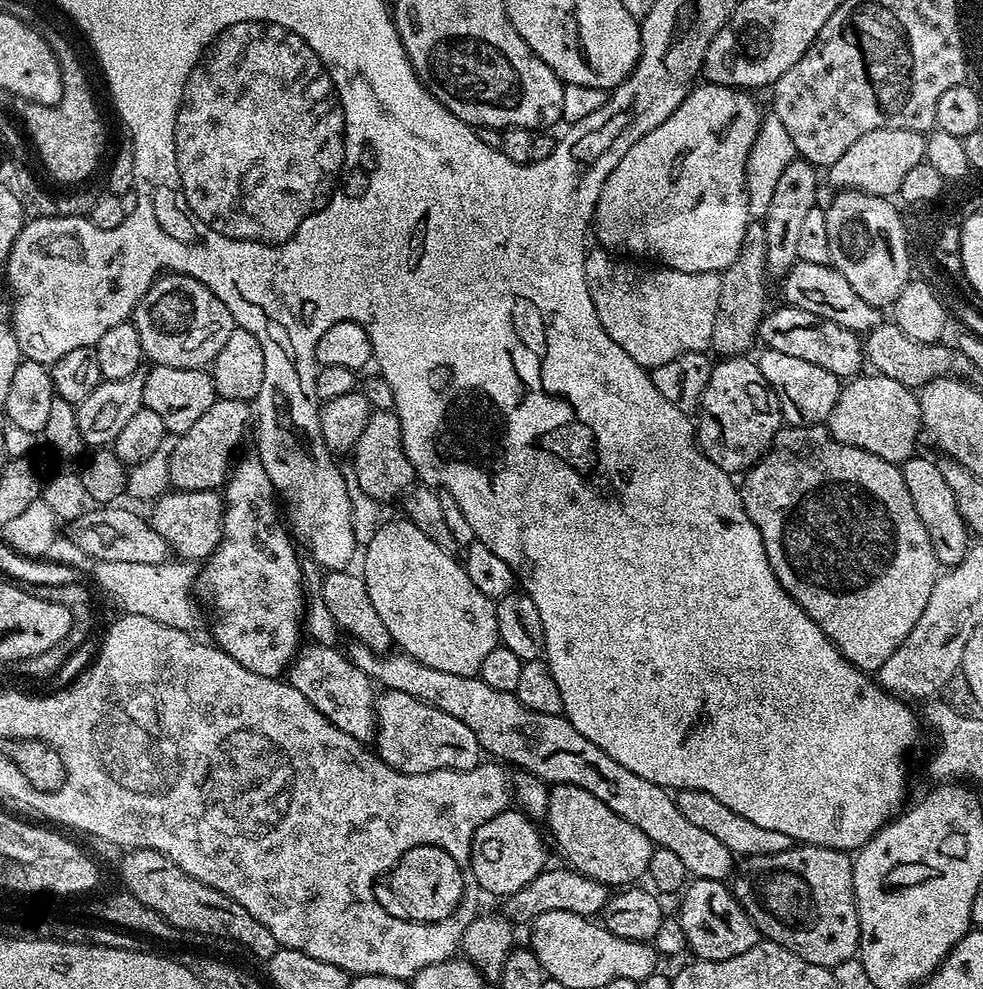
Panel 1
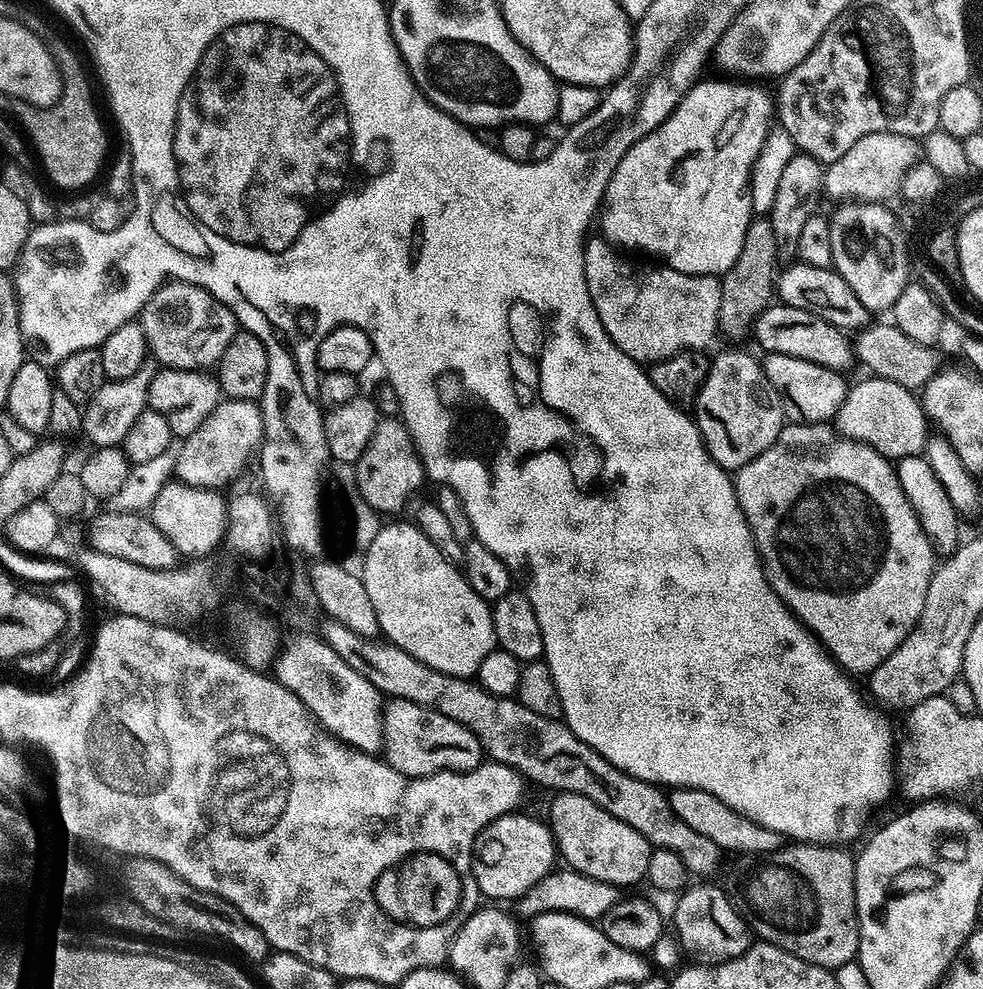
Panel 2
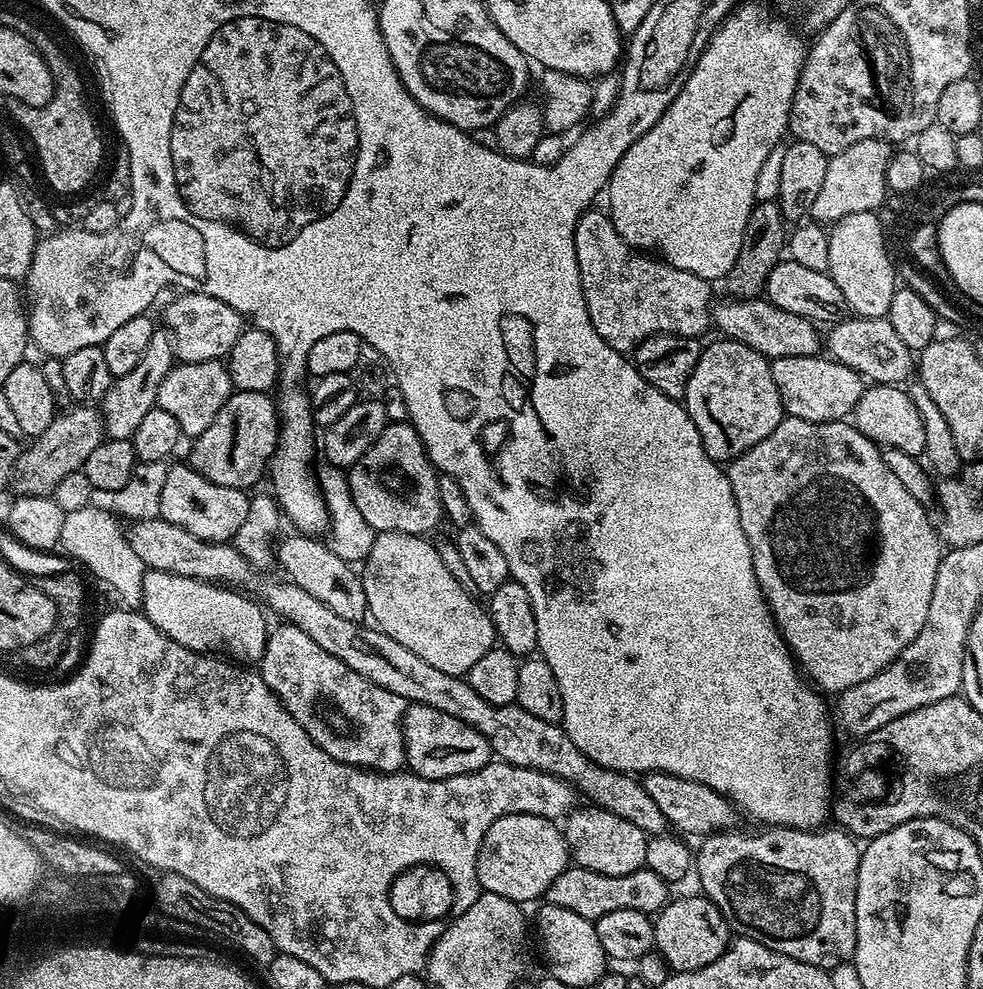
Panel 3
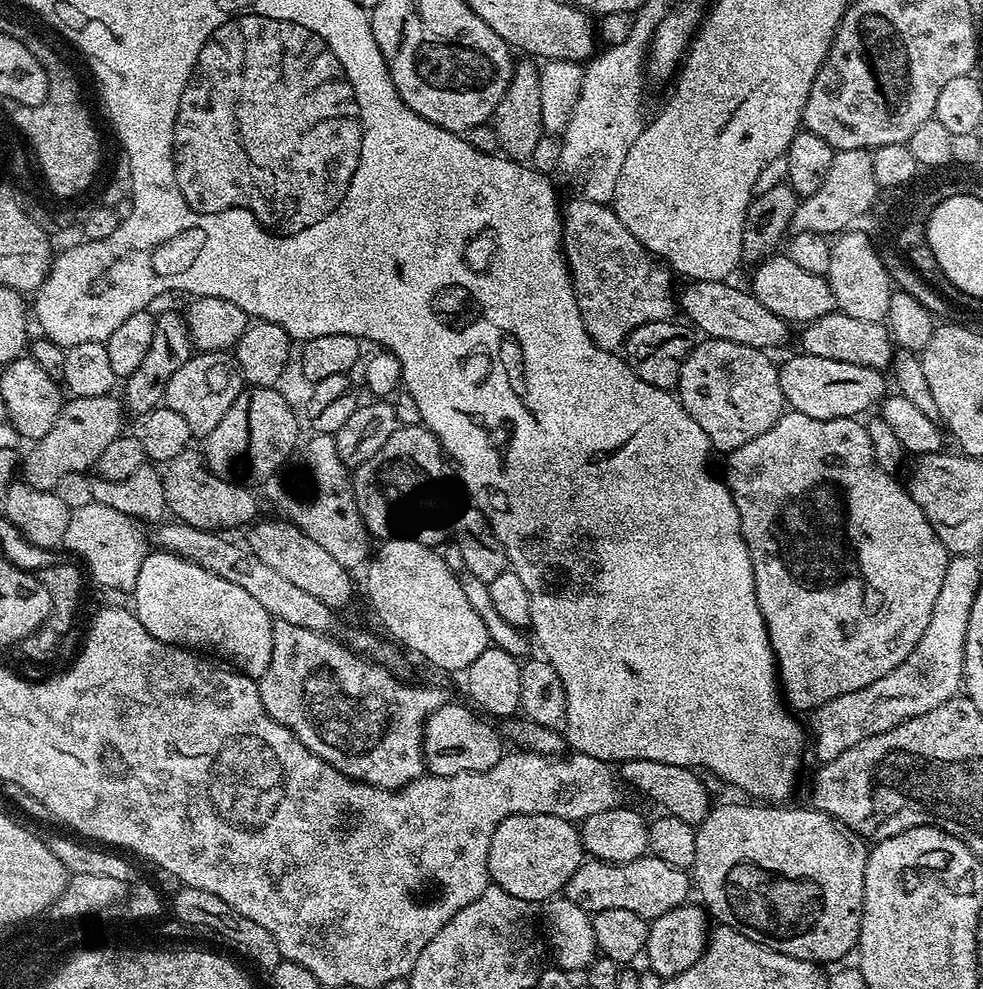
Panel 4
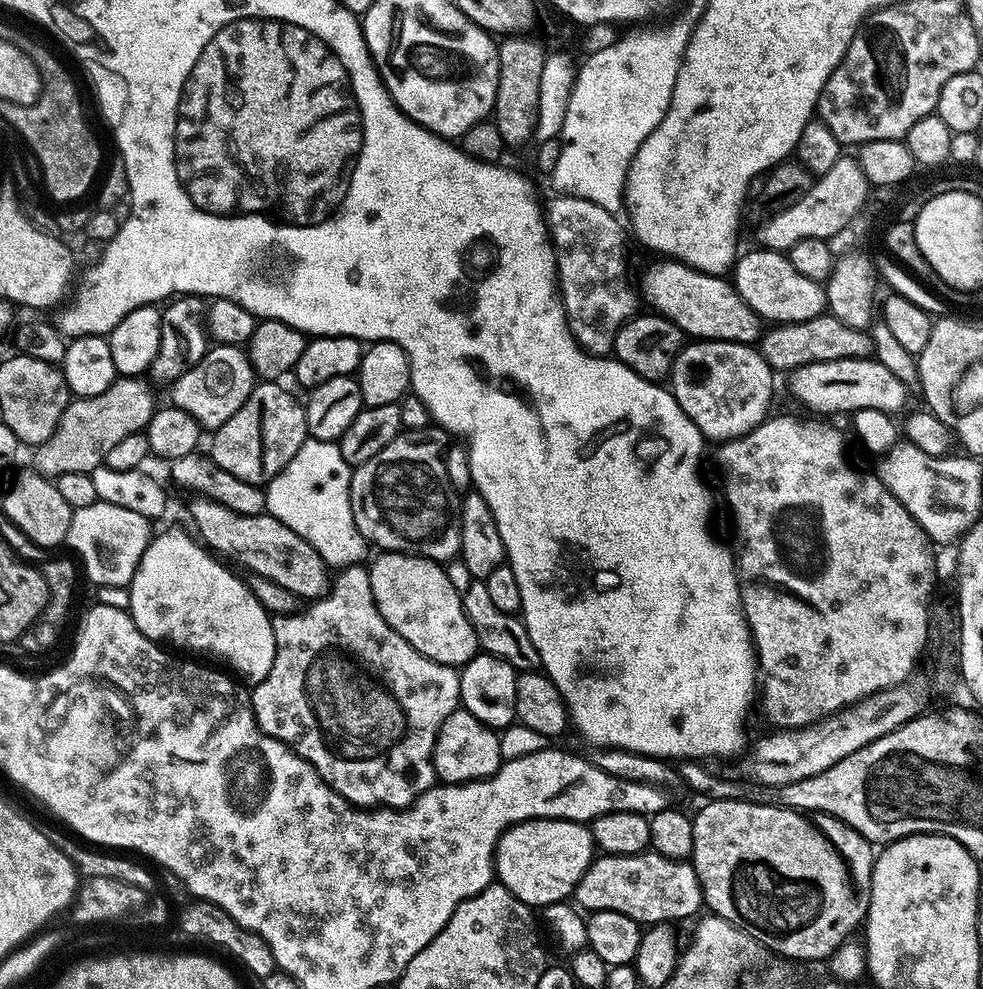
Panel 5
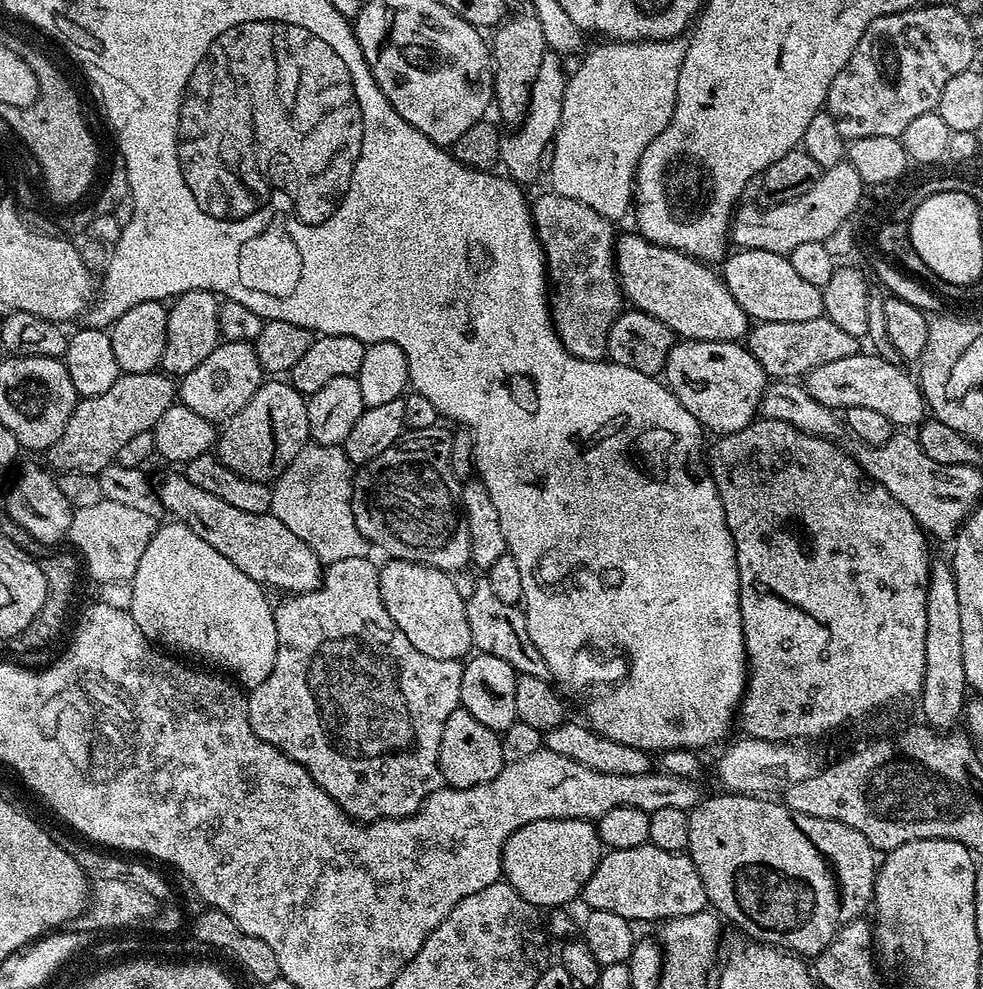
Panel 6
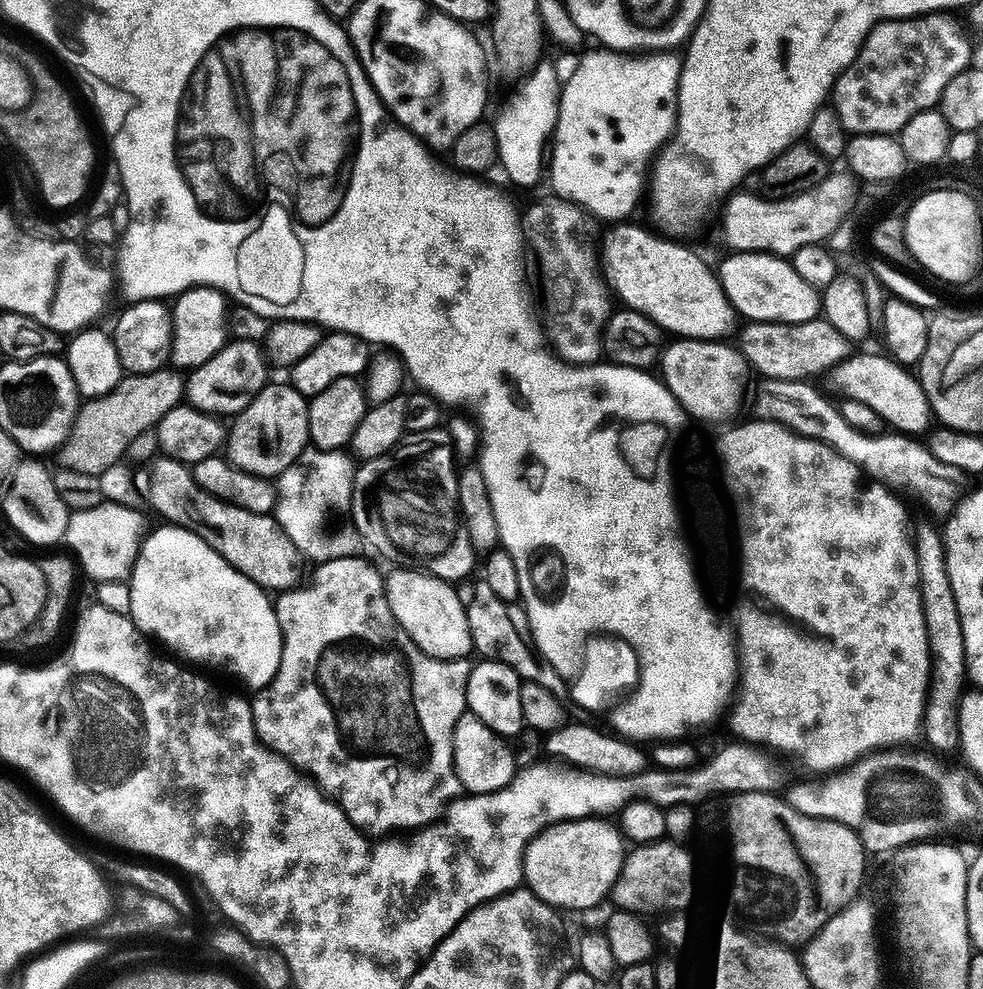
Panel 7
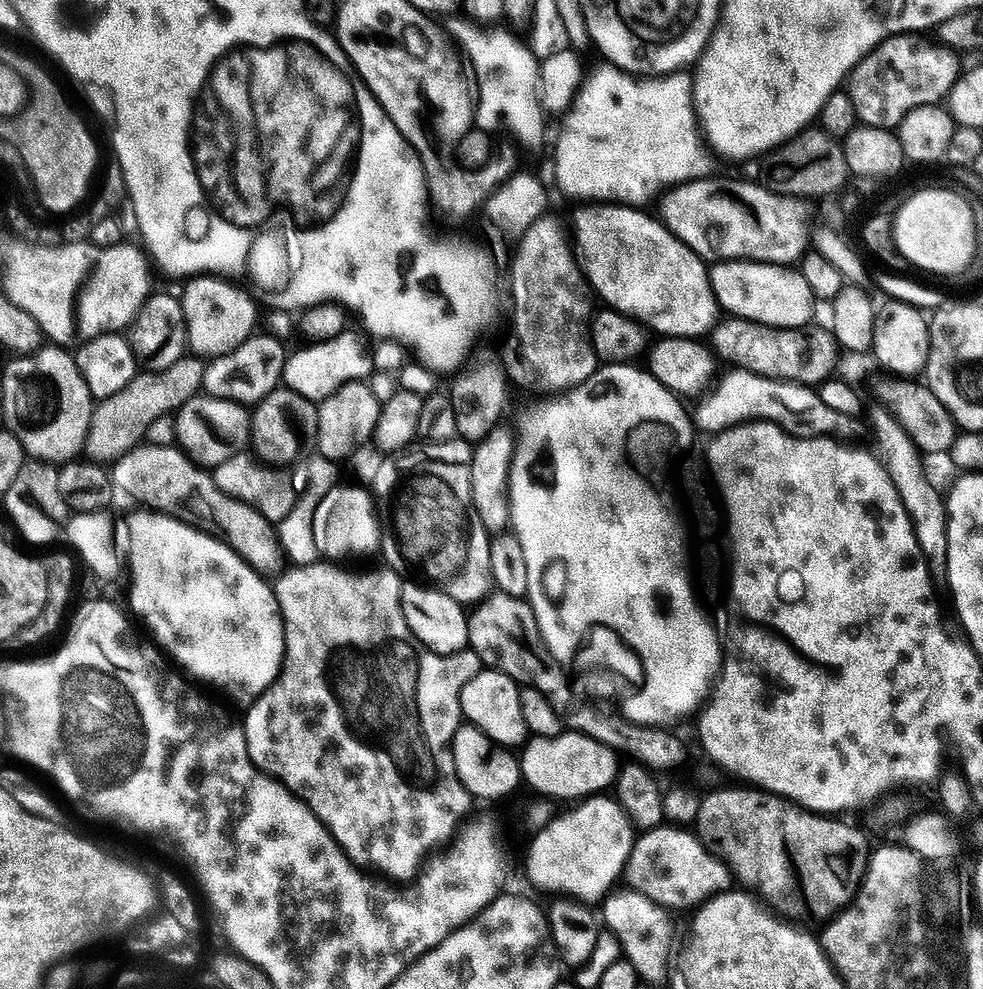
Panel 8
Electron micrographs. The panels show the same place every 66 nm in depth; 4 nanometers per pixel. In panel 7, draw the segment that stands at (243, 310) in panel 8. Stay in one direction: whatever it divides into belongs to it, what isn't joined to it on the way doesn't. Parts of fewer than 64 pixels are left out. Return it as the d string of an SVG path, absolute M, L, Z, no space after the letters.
M188 288L175 297L172 310L172 359L180 370L191 370L210 362L218 350L222 350L230 339L229 297L217 288Z

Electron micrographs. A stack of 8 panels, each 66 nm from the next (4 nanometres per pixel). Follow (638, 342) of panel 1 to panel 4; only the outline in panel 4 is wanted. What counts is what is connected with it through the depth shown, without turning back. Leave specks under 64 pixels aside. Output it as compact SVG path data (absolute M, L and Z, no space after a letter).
M577 198L563 205L562 223L564 225L564 258L568 261L568 272L572 275L572 289L586 326L586 334L600 348L616 350L630 333L646 322L671 320L678 312L678 300L672 296L673 273L652 253L647 252L622 226L618 214L608 204L599 204L593 200Z

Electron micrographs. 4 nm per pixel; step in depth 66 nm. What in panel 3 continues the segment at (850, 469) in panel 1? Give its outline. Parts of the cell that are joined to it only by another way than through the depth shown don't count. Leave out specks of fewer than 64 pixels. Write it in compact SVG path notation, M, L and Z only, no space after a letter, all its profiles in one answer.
M785 415L780 425L774 429L758 446L746 450L738 458L727 465L728 481L734 490L734 502L738 506L738 518L742 522L742 530L746 534L746 542L750 542L754 574L758 578L758 586L764 595L764 601L776 619L776 626L783 634L788 648L798 665L799 671L821 693L839 694L850 686L858 686L866 682L866 678L874 678L890 662L918 638L918 630L926 626L926 614L930 610L930 597L934 595L934 578L938 578L938 566L942 555L942 541L937 525L928 517L929 509L914 498L914 494L906 491L906 486L886 466L881 449L870 438L858 431L855 423L844 420L830 422L810 422L802 418Z

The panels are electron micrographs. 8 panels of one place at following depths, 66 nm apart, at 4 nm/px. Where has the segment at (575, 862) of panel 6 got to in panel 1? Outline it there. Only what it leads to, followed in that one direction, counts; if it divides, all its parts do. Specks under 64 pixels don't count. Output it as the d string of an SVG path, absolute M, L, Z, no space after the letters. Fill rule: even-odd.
M505 810L490 818L474 834L470 870L478 878L481 889L492 896L506 898L526 882L544 871L544 840L540 837L537 821L528 819L519 810ZM513 811L513 812L512 812Z

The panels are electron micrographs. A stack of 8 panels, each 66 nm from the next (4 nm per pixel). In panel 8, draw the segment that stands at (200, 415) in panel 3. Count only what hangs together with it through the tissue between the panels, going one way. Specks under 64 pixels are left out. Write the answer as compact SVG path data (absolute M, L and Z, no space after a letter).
M253 334L242 346L230 350L230 354L213 356L204 366L203 391L222 400L233 400L235 404L255 406L281 383L284 375L286 348L275 335Z

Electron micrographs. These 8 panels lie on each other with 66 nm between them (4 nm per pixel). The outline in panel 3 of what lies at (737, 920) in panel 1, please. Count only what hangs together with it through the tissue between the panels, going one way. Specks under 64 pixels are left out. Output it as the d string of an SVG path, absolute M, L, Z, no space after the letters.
M680 896L669 899L668 903L655 913L654 945L655 951L668 963L673 973L693 972L705 968L718 959L727 950L730 943L730 925L728 919L710 902L707 896Z

